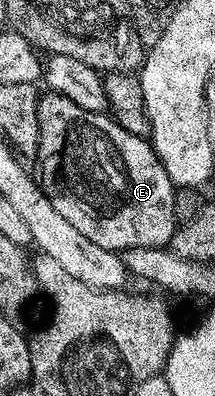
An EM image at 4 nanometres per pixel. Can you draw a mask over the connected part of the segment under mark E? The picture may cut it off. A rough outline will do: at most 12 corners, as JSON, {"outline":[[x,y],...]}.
{"outline":[[40,94],[40,189],[98,248],[164,248],[147,137]]}

